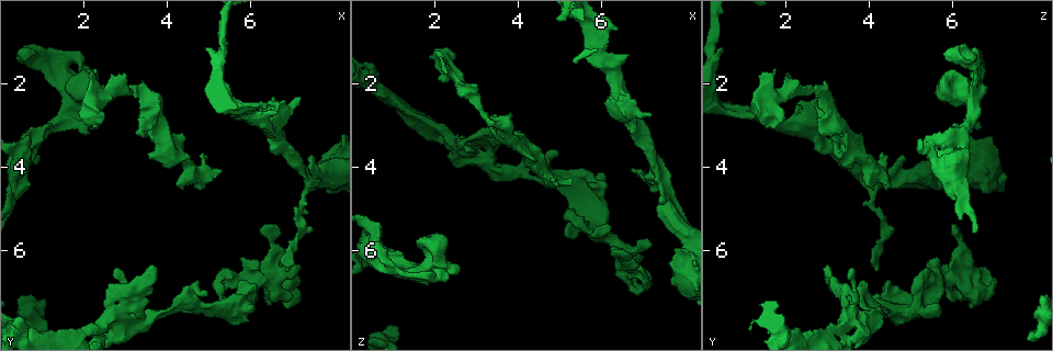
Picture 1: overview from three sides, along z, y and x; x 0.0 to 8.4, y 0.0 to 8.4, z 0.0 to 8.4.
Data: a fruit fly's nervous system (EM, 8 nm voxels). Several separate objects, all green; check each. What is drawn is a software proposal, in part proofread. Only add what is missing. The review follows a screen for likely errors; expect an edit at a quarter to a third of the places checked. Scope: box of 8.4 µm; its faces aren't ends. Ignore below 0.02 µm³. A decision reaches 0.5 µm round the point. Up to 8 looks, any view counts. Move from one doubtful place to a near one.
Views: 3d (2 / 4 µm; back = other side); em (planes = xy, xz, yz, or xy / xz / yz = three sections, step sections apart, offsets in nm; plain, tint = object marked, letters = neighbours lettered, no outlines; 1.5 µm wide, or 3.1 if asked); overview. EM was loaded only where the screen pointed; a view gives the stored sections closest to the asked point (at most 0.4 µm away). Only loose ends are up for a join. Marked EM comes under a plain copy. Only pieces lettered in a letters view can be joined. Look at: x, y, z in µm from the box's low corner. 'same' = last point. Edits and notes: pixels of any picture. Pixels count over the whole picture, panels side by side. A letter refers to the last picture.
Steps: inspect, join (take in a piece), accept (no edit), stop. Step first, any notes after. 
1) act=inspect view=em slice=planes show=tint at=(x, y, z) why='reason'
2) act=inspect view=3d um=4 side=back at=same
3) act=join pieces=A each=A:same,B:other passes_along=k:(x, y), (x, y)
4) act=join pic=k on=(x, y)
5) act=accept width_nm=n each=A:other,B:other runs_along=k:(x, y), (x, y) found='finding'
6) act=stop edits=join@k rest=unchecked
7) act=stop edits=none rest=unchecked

act=inspect view=3d um=4 at=(3.35, 3.10, 2.90)

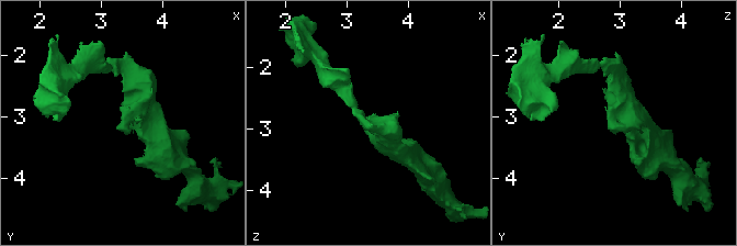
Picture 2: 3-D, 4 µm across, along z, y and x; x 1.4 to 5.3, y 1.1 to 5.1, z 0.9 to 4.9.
act=inspect view=em slice=xy step=4 show=letters at=(3.30, 3.15, 2.90) why='need the tissue'

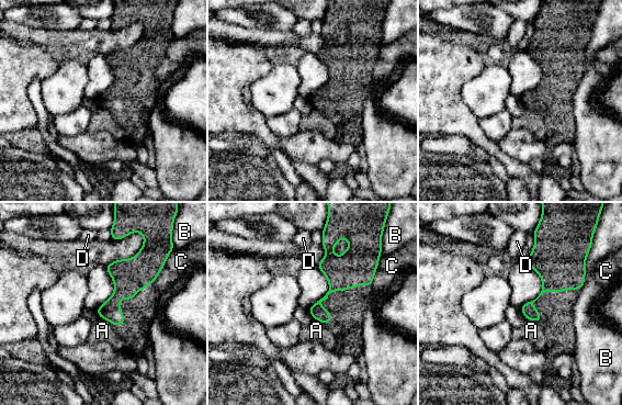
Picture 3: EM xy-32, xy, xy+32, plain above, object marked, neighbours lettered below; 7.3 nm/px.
act=accept each=A:other,B:other,C:other,D:other border=3:(100, 317), (117, 327) found='no lettered piece goes on from it'

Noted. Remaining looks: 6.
act=inspect view=em slice=planes show=letters at=(1.50, 7.90, 2.75) why='free end'

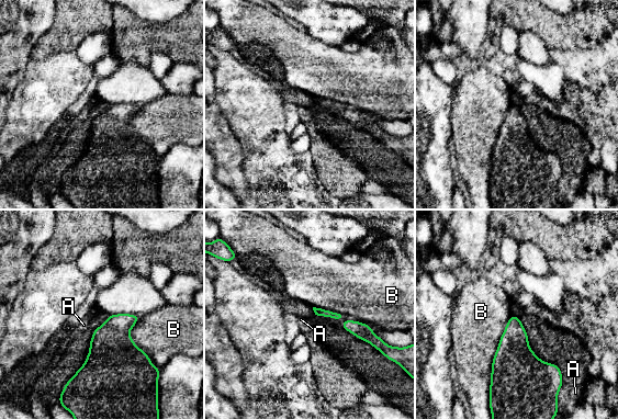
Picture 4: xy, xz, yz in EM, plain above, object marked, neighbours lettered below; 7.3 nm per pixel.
act=accept each=A:other,B:other border=4:(512, 315), (492, 362), (490, 384) found='no lettered piece goes on from it'

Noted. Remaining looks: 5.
act=inspect view=em slice=planes show=letters at=(7.20, 6.40, 5.80) why='an open end'

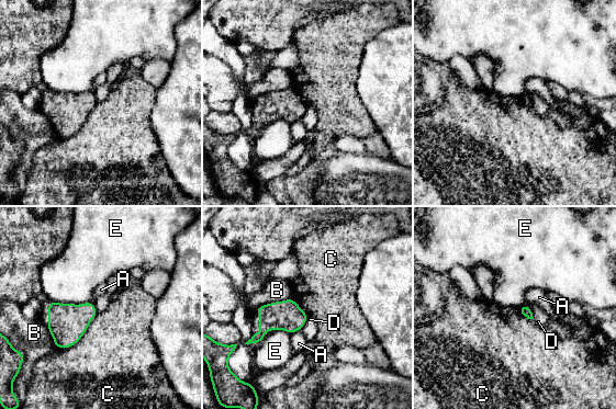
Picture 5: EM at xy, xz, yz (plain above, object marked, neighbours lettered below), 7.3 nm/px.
act=accept longest_contact=C:400nm each=A:other,B:other,C:other,D:other,E:other found='no lettered piece goes on from it'

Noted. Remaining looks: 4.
act=stop edits=none rest=unchecked

